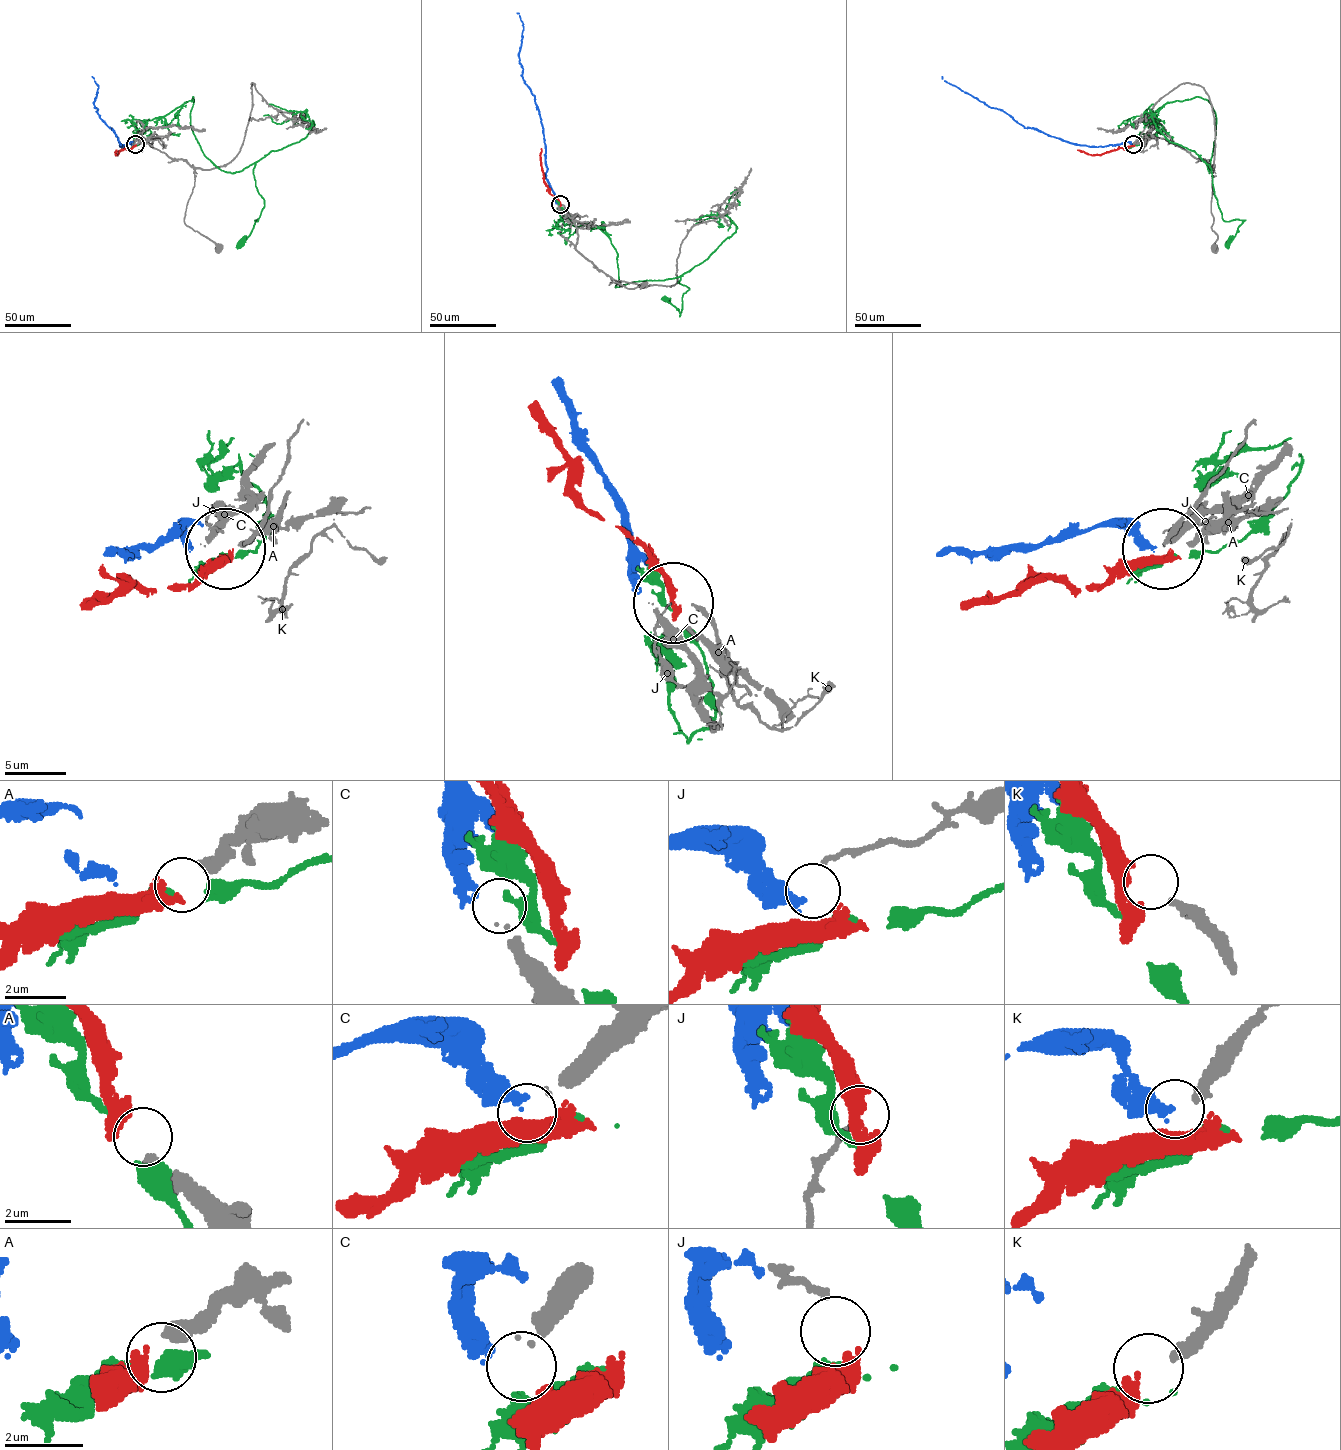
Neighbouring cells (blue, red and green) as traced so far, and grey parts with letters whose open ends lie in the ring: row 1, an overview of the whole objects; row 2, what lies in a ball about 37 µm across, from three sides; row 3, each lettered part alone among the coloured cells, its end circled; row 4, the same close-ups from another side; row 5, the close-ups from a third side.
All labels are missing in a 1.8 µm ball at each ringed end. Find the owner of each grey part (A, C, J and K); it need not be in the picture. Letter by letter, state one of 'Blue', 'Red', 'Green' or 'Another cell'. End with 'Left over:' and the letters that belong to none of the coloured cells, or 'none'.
A: Red
C: Blue
J: Another cell
K: Another cell
Left over: J, K

